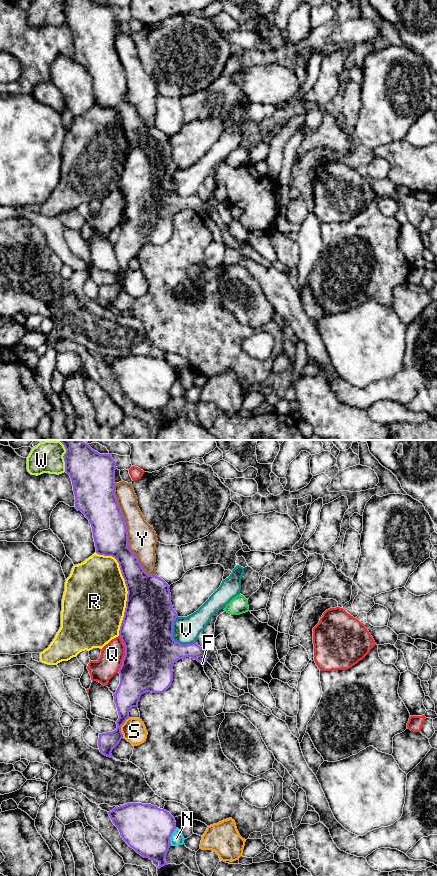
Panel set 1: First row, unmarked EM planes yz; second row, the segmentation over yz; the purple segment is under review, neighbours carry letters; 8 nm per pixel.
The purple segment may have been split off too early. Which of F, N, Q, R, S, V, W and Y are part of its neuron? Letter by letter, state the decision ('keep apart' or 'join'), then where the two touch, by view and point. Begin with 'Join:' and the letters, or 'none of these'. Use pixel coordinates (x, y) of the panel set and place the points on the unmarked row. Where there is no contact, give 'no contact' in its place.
Join: none of these
F: keep apart; contact yz (202, 213)
N: keep apart; contact yz (170, 388)
Q: keep apart; contact yz (125, 205)
R: keep apart; contact yz (126, 138)
S: keep apart; contact yz (120, 279)
V: keep apart; contact yz (172, 190)
W: keep apart; contact yz (64, 12)
Y: keep apart; contact yz (126, 84)

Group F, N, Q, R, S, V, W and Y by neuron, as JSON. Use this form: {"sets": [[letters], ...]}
{"sets": [["F"], ["N"], ["Q"], ["R"], ["S"], ["V"], ["W"], ["Y"]]}

